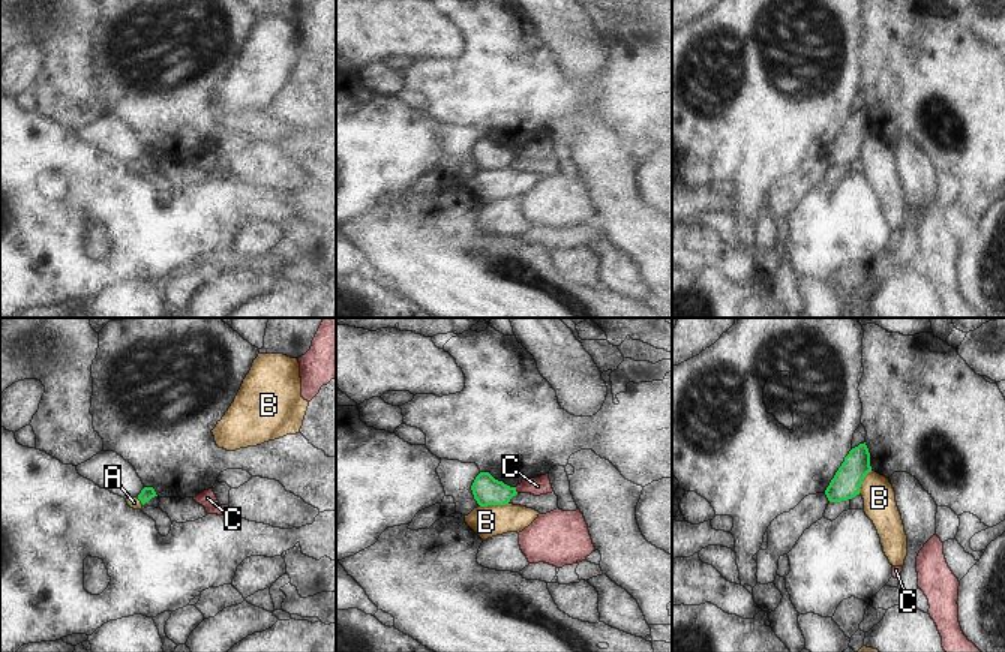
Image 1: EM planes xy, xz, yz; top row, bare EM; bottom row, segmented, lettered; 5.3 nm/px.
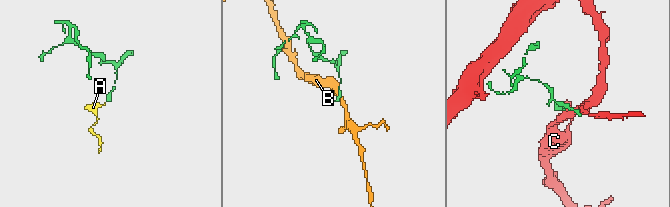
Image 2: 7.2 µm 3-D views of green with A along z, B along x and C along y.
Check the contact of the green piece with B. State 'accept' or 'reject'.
reject

